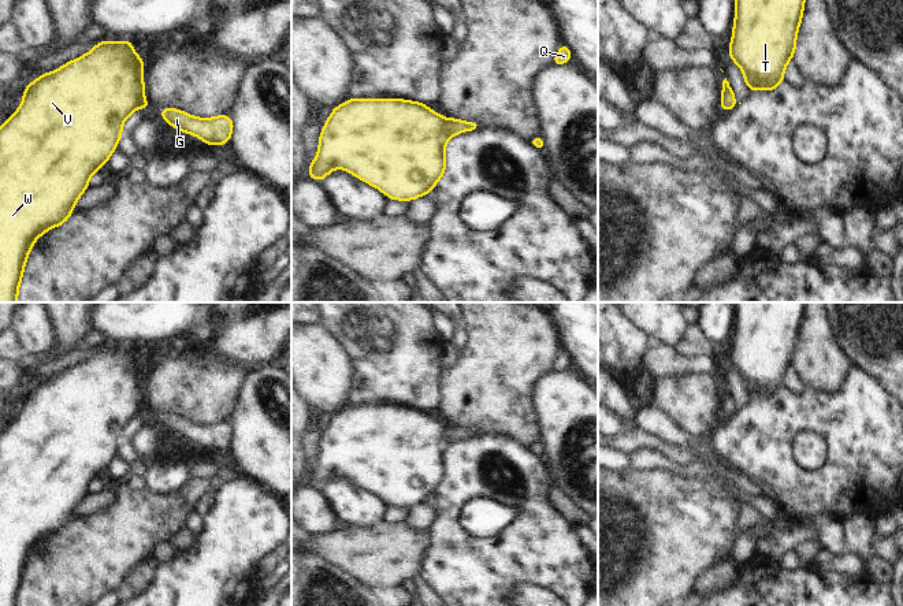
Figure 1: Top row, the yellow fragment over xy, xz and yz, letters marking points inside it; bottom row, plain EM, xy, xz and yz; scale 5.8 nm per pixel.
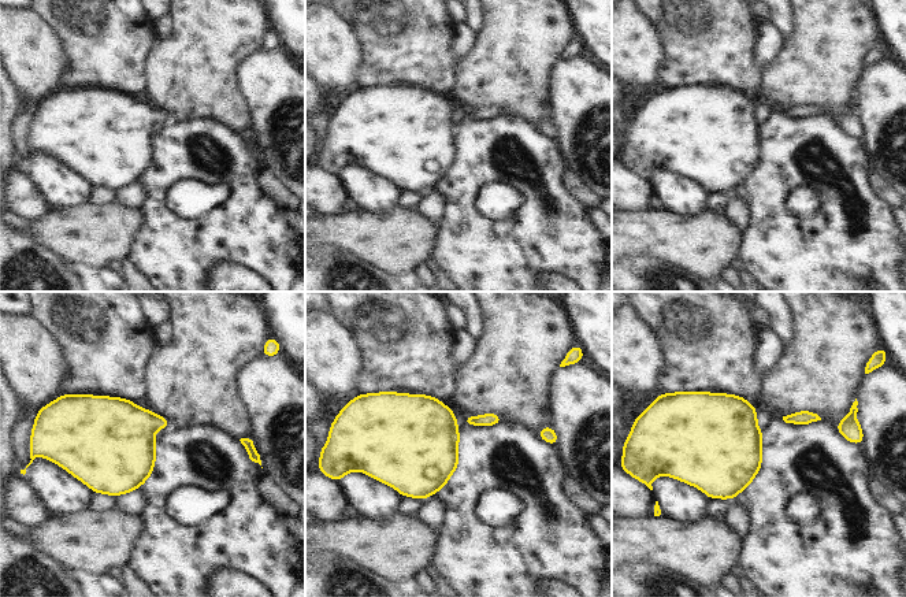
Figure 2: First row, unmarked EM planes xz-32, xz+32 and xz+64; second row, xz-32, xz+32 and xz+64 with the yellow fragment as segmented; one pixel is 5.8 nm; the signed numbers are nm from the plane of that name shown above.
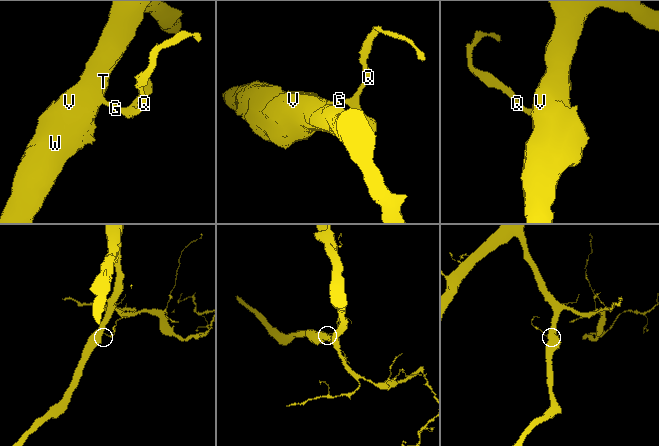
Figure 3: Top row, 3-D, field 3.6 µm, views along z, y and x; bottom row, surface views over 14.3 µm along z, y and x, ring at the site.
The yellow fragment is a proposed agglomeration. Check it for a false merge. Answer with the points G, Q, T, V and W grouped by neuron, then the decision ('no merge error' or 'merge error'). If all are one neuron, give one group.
G Q T V W | no merge error

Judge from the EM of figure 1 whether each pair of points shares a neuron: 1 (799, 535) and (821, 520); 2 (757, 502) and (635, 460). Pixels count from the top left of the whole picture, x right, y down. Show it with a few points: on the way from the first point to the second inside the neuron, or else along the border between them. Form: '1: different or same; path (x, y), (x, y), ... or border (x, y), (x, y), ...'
1: different; border (802, 521), (812, 525), (820, 539)
2: different; border (714, 471), (744, 491), (766, 499)

